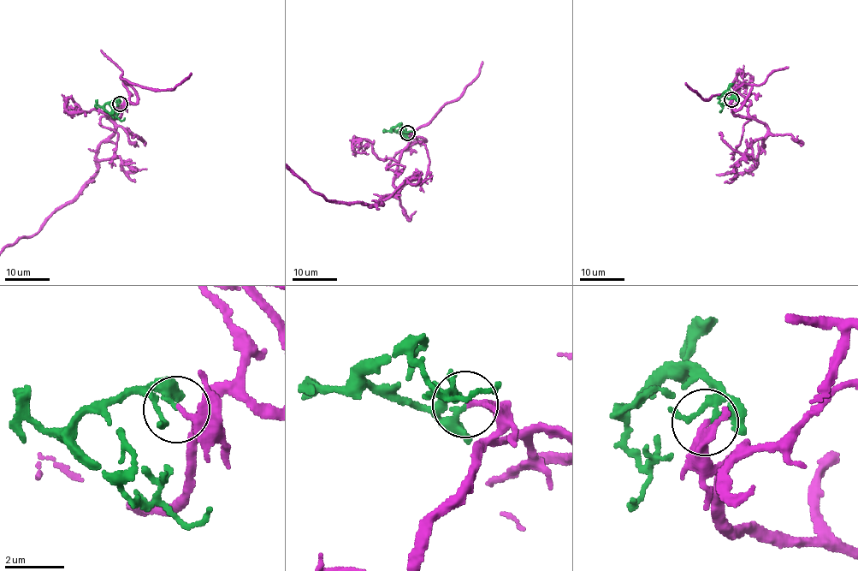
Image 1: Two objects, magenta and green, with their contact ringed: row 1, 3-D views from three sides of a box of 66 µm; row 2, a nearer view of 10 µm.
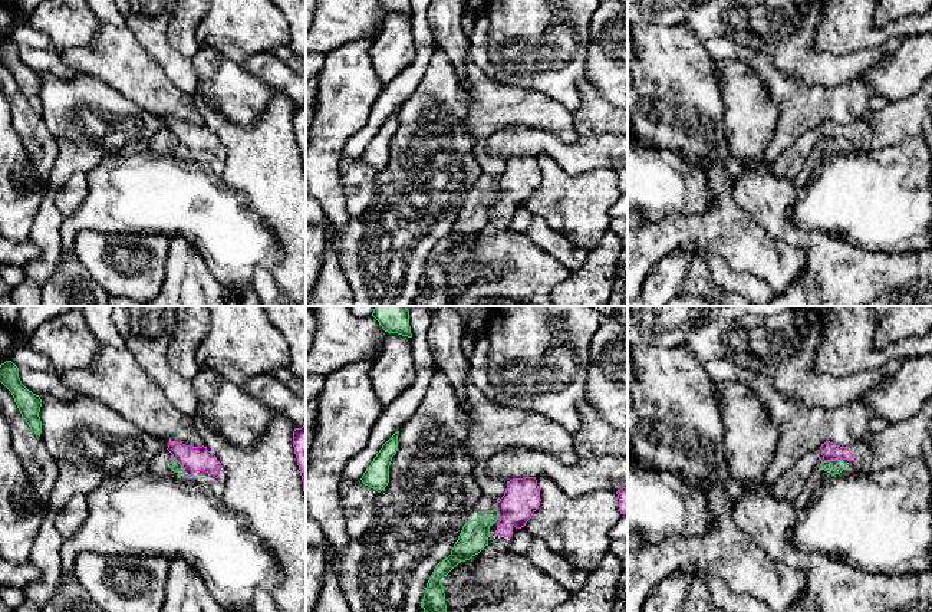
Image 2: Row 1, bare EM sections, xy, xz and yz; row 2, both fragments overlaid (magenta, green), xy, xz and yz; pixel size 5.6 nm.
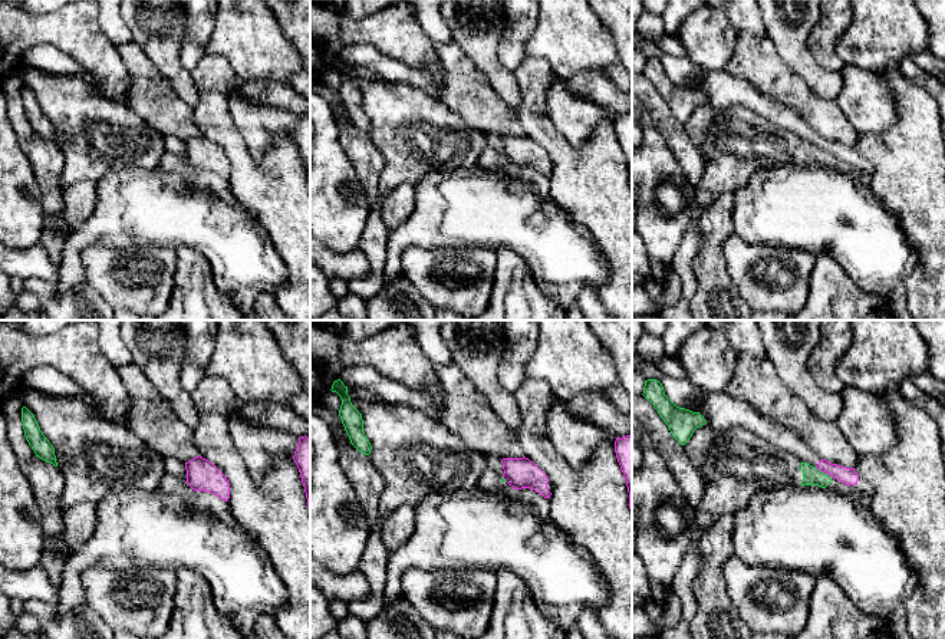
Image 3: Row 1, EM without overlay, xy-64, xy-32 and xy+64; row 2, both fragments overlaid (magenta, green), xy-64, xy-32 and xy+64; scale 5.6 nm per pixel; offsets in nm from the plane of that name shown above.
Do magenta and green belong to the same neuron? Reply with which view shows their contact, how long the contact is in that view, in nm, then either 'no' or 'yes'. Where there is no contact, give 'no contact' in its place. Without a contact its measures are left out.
yz | 100 nm | no

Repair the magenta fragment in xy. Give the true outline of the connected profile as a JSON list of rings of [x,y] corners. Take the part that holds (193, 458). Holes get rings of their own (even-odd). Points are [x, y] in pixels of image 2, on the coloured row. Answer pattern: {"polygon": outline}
{"polygon": [[[164,438],[158,440],[162,448],[167,448],[182,465],[185,476],[191,476],[195,471],[205,471],[210,476],[215,477],[218,481],[225,481],[225,468],[221,465],[217,457],[207,450],[207,447],[185,445],[178,441],[169,441]]]}

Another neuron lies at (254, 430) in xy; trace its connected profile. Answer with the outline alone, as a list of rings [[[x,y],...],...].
[[[224,378],[210,404],[197,402],[195,415],[204,415],[223,437],[246,448],[258,441],[271,419],[271,412],[263,404]]]

